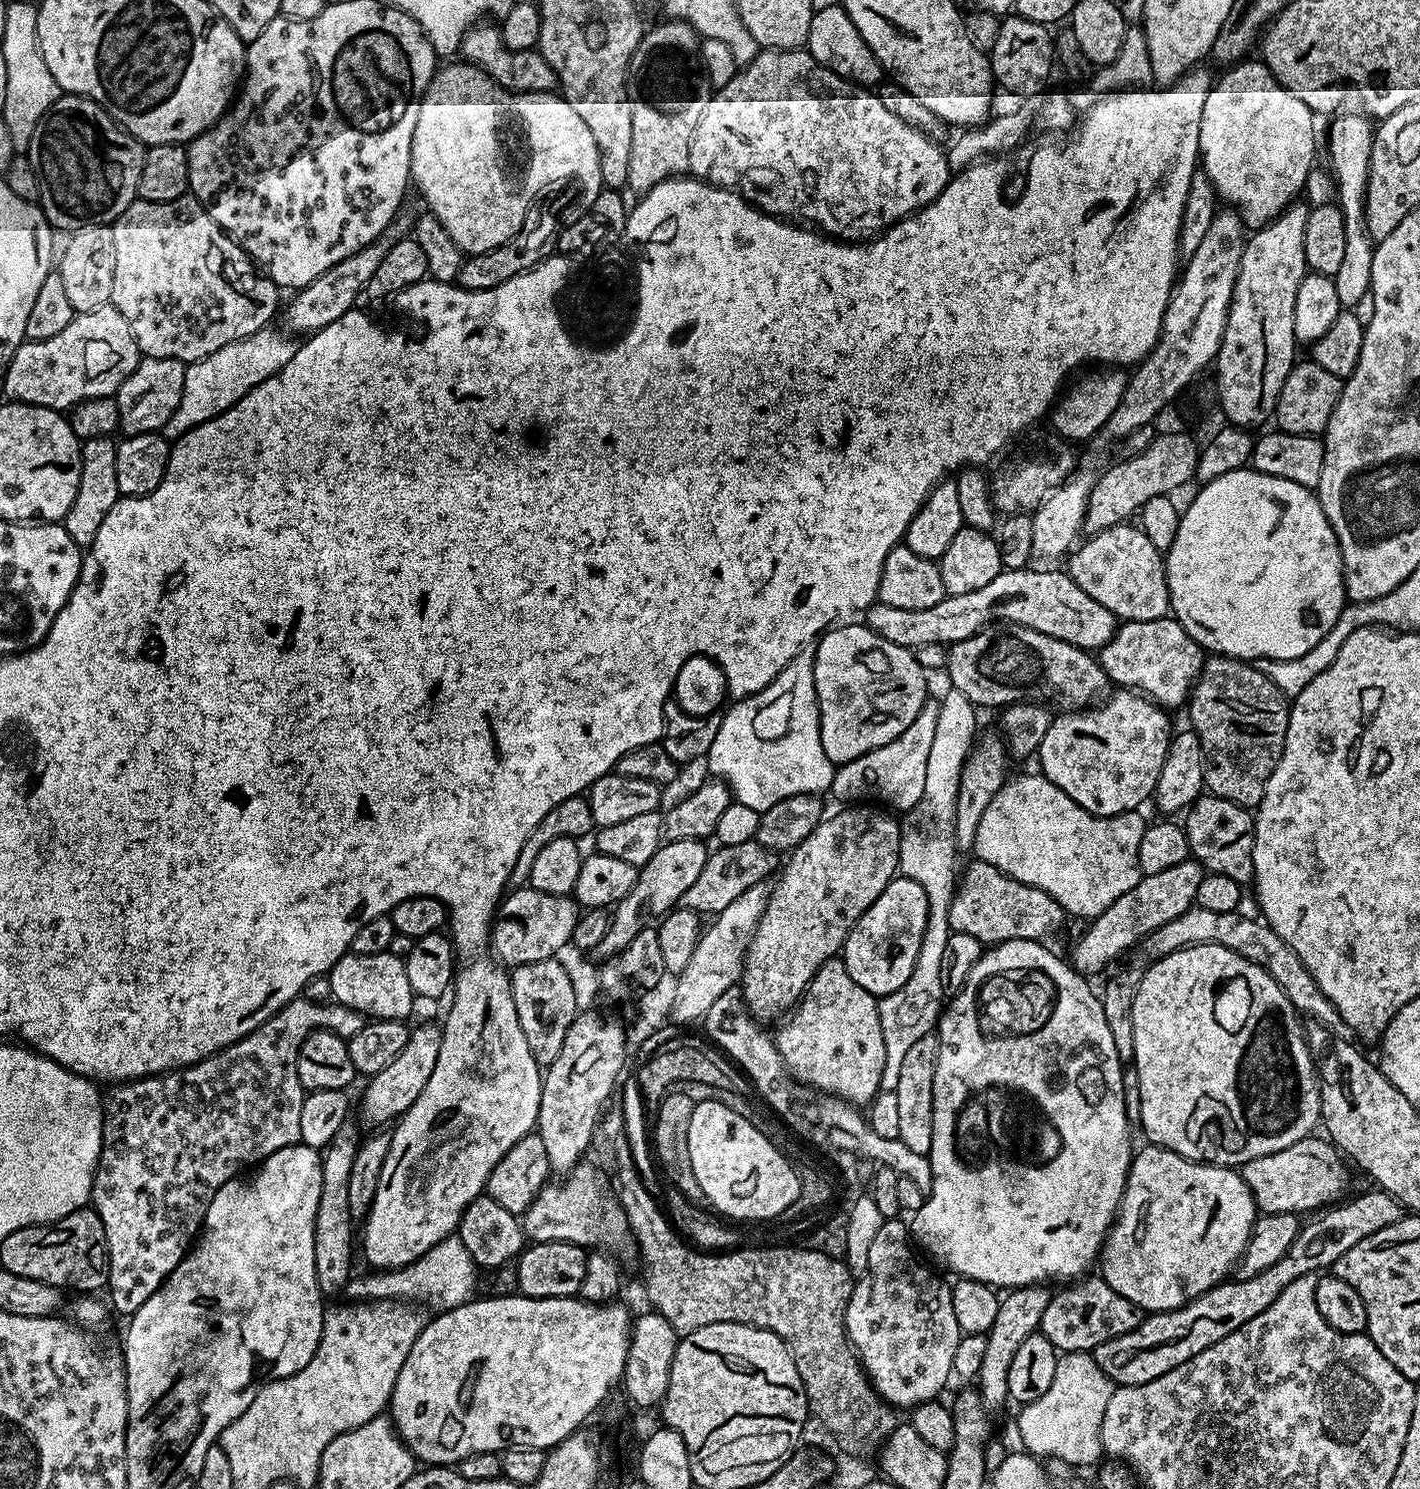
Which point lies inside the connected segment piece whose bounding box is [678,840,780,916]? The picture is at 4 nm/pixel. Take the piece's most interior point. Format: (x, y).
(730, 870)

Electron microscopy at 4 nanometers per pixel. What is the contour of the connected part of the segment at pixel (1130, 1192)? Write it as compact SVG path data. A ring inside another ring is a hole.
M1144 1146L1141 1152L1139 1149L1132 1157L1132 1164L1128 1167L1126 1186L1120 1199L1120 1209L1116 1211L1116 1218L1112 1221L1112 1227L1109 1228L1108 1236L1104 1240L1102 1279L1110 1286L1114 1286L1114 1290L1118 1290L1118 1294L1122 1294L1122 1298L1130 1298L1130 1302L1134 1302L1145 1313L1169 1312L1175 1308L1181 1308L1184 1304L1189 1304L1191 1300L1201 1296L1203 1292L1215 1288L1235 1269L1237 1260L1244 1253L1244 1247L1248 1245L1248 1239L1252 1233L1252 1226L1256 1223L1257 1215L1258 1209L1252 1191L1246 1186L1243 1175L1235 1167L1202 1164L1179 1156L1178 1153L1172 1152L1169 1148Z

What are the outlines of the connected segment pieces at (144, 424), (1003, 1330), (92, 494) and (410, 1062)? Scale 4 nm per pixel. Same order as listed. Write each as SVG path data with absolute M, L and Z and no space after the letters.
M144 356L140 365L122 382L116 392L115 399L120 415L119 431L124 436L137 436L143 432L160 432L165 422L178 410L178 402L182 398L184 385L184 369L182 360L174 358L154 358Z
M1029 1284L1026 1287L1011 1289L1001 1297L998 1315L987 1335L987 1346L981 1370L978 1375L978 1391L984 1401L985 1409L1000 1408L1009 1403L1008 1379L1010 1378L1010 1362L1014 1362L1015 1351L1026 1338L1037 1333L1042 1313L1049 1305L1051 1289L1047 1285Z
M111 435L90 437L80 445L82 470L78 478L78 494L74 494L74 502L63 518L64 532L74 538L81 550L87 550L94 542L94 534L102 527L106 514L121 500L118 490L118 466L116 465L117 441Z
M439 1023L413 1027L406 1046L402 1046L402 1054L398 1054L398 1058L394 1058L394 1062L390 1062L386 1070L382 1070L367 1081L368 1089L364 1092L360 1112L370 1123L384 1126L387 1120L399 1121L410 1105L416 1101L418 1094L422 1094L426 1082L430 1082L430 1074L434 1074L434 1062L438 1062L441 1031Z

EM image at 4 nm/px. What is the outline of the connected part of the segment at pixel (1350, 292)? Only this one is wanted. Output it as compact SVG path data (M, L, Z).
M1340 114L1331 121L1332 129L1328 132L1328 148L1332 151L1332 160L1336 163L1336 196L1344 221L1346 222L1346 251L1334 277L1336 289L1338 290L1338 302L1345 309L1352 310L1355 304L1361 301L1361 297L1369 292L1372 287L1372 254L1374 242L1369 238L1368 231L1364 225L1364 195L1368 185L1368 167L1370 166L1370 154L1372 153L1372 138L1374 135L1374 124L1367 116L1359 114Z

